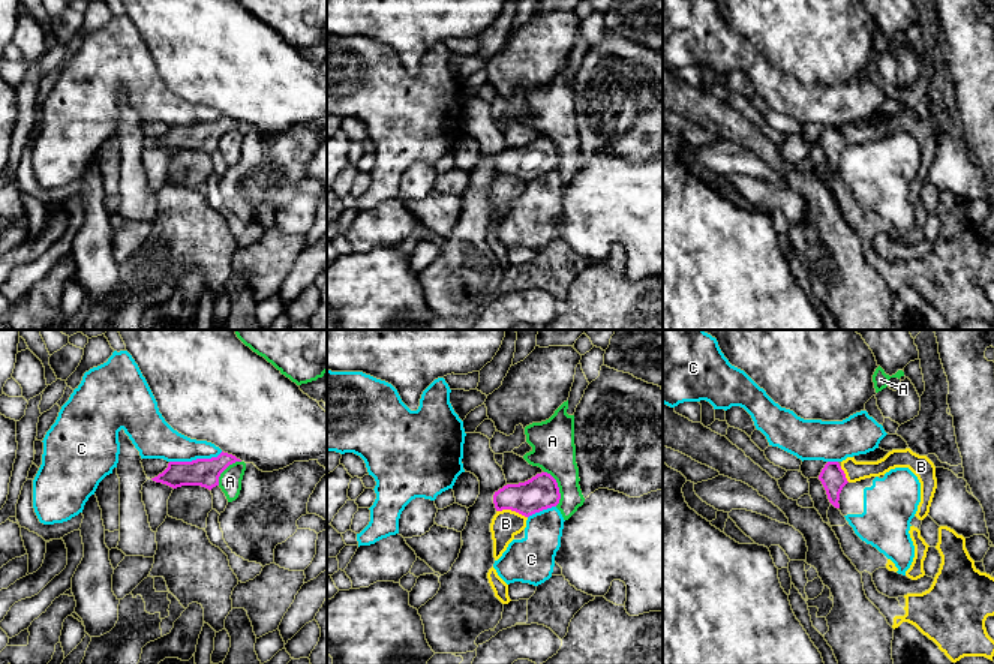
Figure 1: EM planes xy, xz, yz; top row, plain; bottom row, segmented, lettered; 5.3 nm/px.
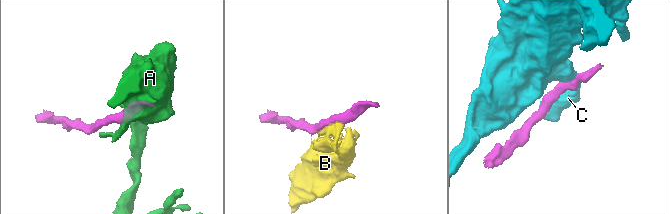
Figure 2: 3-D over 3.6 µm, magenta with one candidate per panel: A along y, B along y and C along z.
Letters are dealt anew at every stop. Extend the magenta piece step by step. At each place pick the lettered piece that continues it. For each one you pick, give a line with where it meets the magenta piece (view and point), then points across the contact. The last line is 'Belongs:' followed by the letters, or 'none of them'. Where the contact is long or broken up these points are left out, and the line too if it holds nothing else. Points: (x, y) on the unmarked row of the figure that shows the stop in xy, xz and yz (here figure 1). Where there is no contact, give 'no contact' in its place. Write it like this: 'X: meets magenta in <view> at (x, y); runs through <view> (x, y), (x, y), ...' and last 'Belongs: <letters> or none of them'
Belongs: none of them

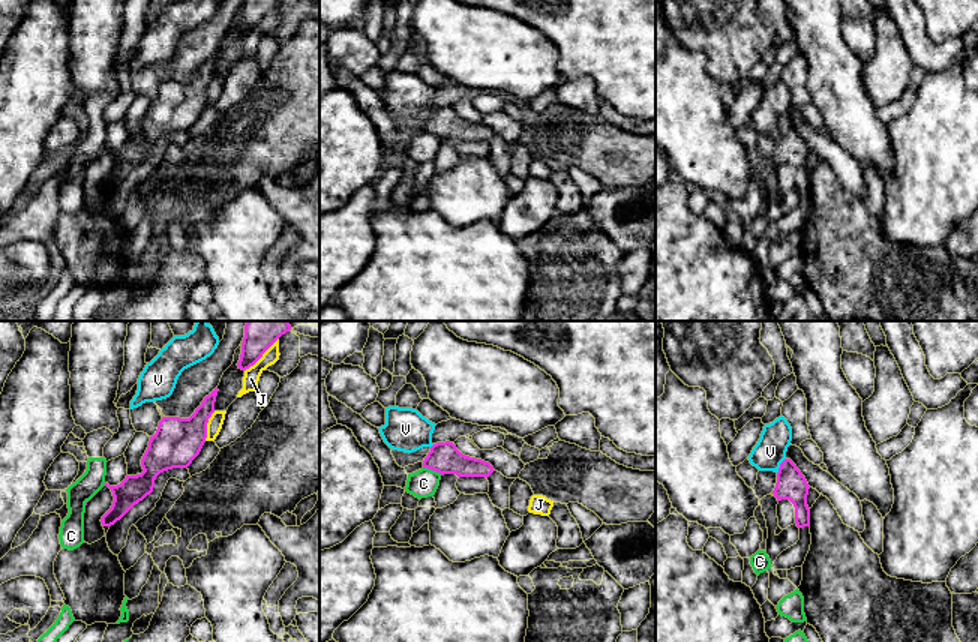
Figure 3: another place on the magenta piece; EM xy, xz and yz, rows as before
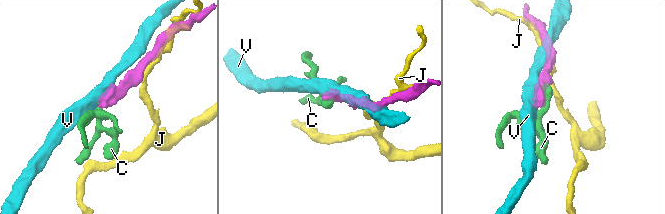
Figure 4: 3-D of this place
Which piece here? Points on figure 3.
Belongs: none of them

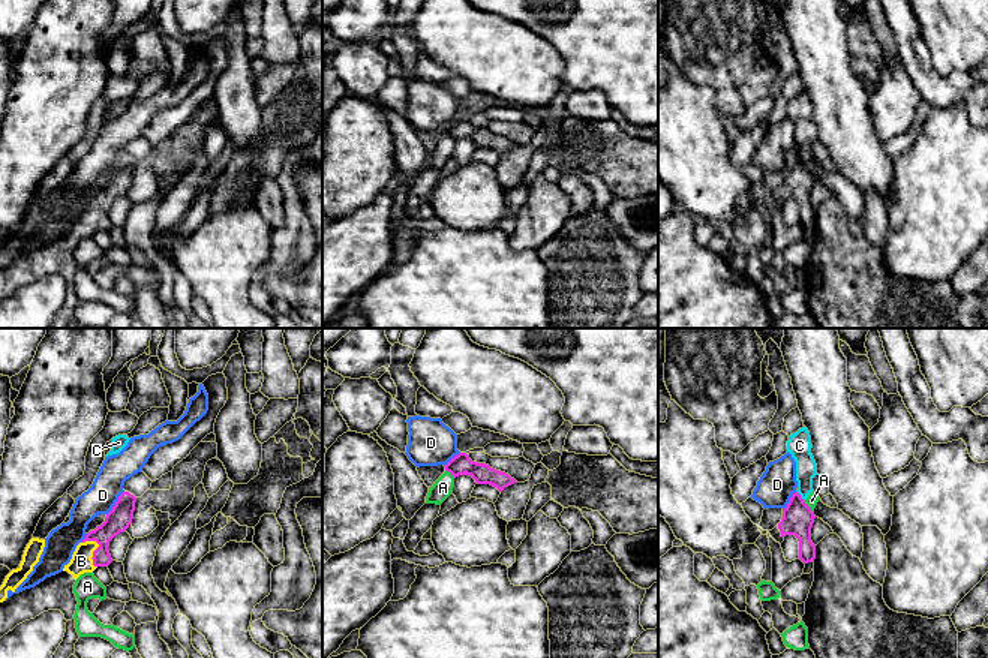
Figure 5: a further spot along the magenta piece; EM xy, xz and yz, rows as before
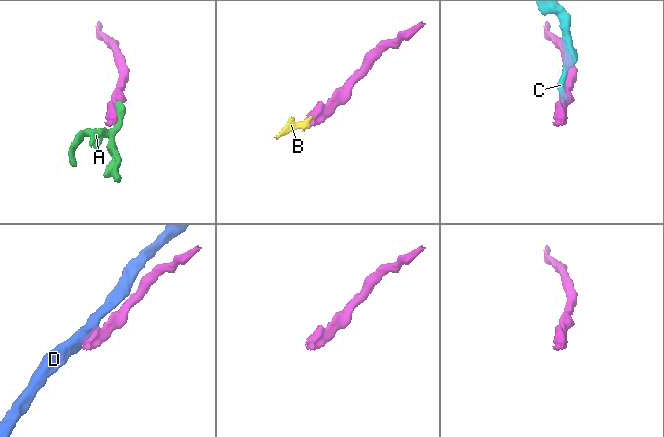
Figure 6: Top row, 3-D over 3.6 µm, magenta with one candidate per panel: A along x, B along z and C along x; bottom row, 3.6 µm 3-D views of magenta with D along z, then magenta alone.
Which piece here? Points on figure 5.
B: meets magenta in xy at (98, 212); runs through xy (117, 185), (98, 204), (98, 212), (81, 225)
Belongs: B

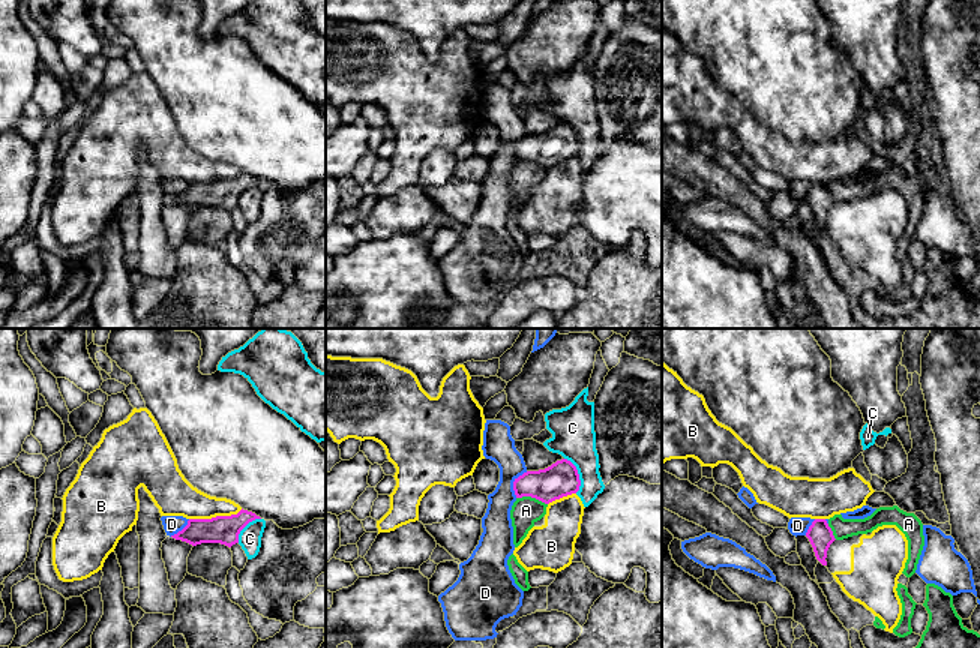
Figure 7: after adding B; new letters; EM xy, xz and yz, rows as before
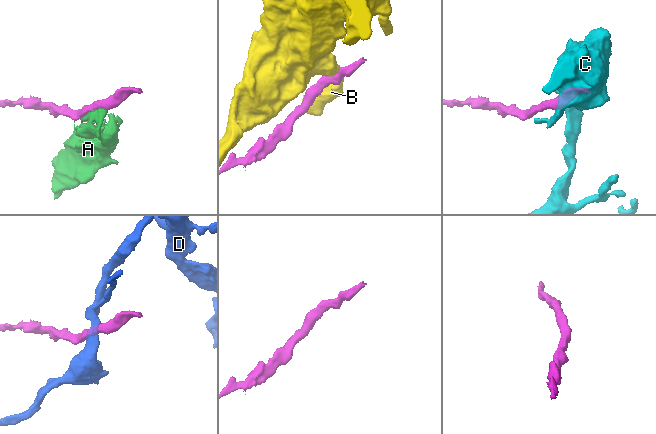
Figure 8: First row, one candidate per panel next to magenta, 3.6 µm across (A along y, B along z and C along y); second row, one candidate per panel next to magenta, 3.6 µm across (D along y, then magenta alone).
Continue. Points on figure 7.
Belongs: none of them

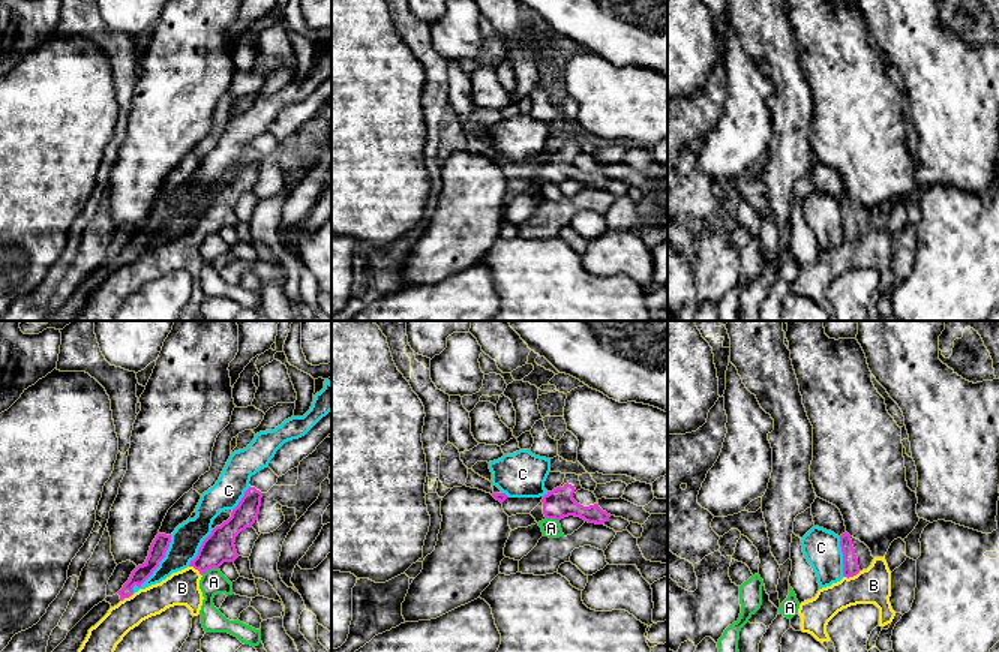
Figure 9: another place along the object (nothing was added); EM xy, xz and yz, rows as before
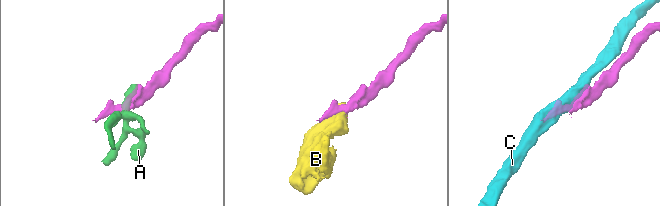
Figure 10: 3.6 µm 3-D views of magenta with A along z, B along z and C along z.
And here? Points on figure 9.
B: meets magenta in yz at (852, 240)
Belongs: B

